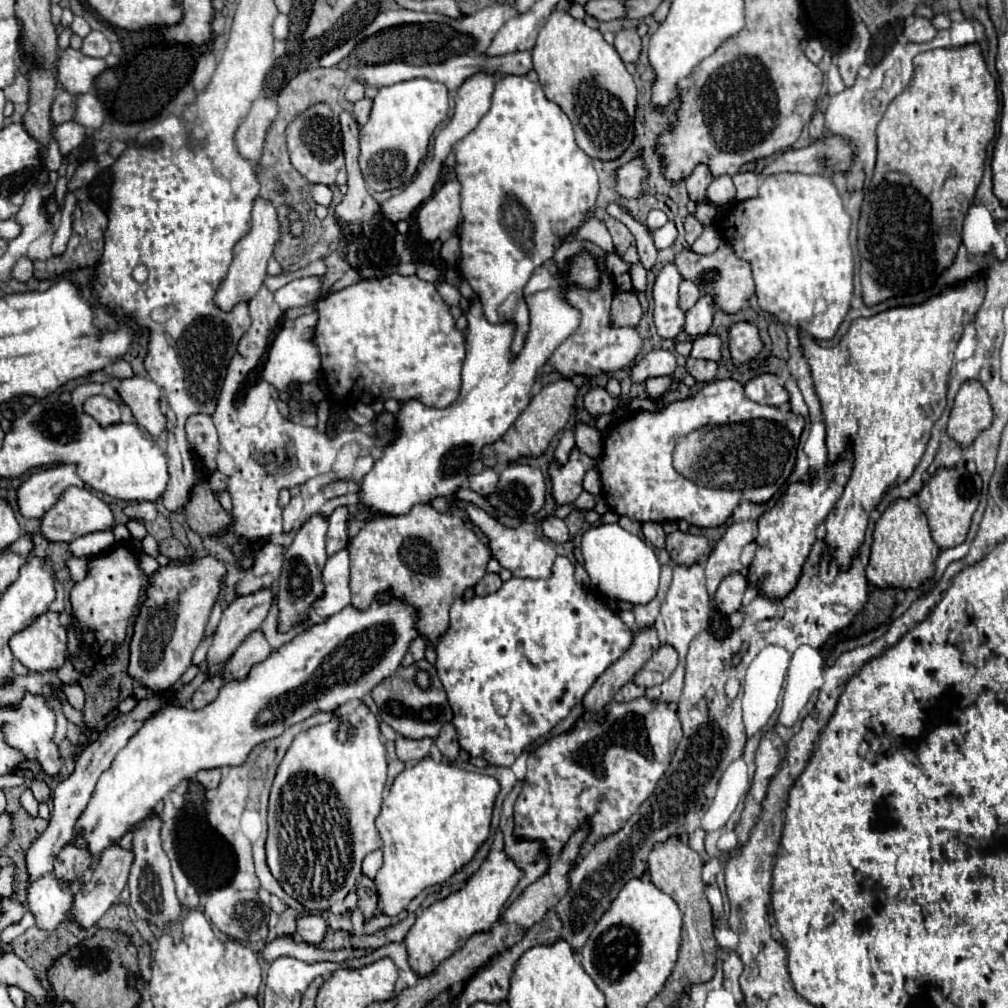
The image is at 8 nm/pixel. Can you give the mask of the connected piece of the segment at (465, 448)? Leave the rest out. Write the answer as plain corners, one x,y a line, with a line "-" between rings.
581,251
577,257
573,257
569,261
567,269
561,273
557,271
557,267
555,269
553,267
555,267
555,263
553,263
553,259
549,259
547,263
537,267
537,271
533,271
527,285
523,287
523,299
529,307
529,331
527,331
523,349
519,351
517,357
511,357
515,323
511,323
511,321
497,323
497,325
489,323
483,315
479,299
475,295
471,297
469,311
467,311
467,335
465,335
467,357
465,357
465,365
463,365
463,383
461,383
459,397
443,409
427,407
419,399
399,401
399,405
401,405
399,413
397,413
399,435
393,443
389,443
383,449
383,455
375,461
373,469
363,477
359,491
357,491
361,505
365,505
371,513
403,515
403,513
409,513
409,509
413,505
419,505
419,503
429,505
435,497
451,499
457,493
457,487
461,487
461,483
469,477
469,471
473,471
473,463
479,459
483,445
497,441
509,429
509,425
517,419
517,415
529,405
531,391
535,387
539,371
545,367
545,363
549,361
553,351
573,331
577,331
579,321
581,321
581,313
565,299
567,287
573,283
575,287
593,291
601,285
601,275
603,275
603,269
597,265
595,257
587,251

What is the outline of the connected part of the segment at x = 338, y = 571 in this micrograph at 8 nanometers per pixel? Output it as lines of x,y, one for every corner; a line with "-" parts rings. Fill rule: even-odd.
347,547
327,559
321,579
323,579
325,591
323,591
321,599
317,599
317,603
313,603
313,611
325,619
329,615
339,613
345,605
351,603
351,599
349,599
349,551
347,551

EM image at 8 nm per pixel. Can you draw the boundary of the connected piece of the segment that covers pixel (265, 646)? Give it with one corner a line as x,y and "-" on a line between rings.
261,629
247,635
247,639
235,649
229,661
223,665
223,677
229,679
243,679
255,663
261,663
269,657
271,647

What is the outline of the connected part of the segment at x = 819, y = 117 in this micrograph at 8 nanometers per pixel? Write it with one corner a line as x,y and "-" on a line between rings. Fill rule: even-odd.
817,111
815,115
813,115
813,119
811,119
811,123
809,123
809,135
813,137
813,139
819,139
821,135
823,135
823,113
821,111

